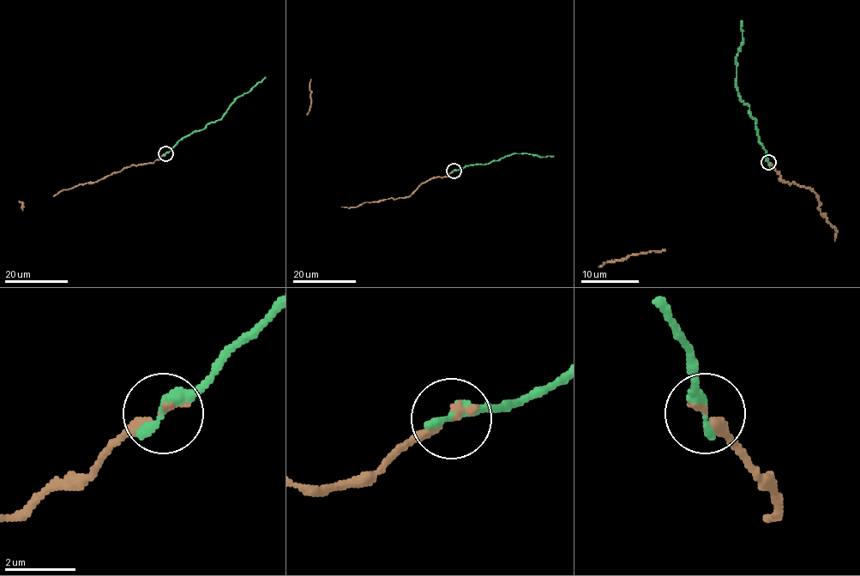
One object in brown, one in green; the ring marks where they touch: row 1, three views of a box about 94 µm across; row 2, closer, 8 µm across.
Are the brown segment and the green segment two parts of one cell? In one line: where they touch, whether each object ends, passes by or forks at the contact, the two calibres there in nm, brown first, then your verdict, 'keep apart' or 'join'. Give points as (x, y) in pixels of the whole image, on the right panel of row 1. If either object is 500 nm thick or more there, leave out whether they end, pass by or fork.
at (768, 162); brown ends there; green ends there; 240 nm thick on the brown side, 440 nm on the other; join

